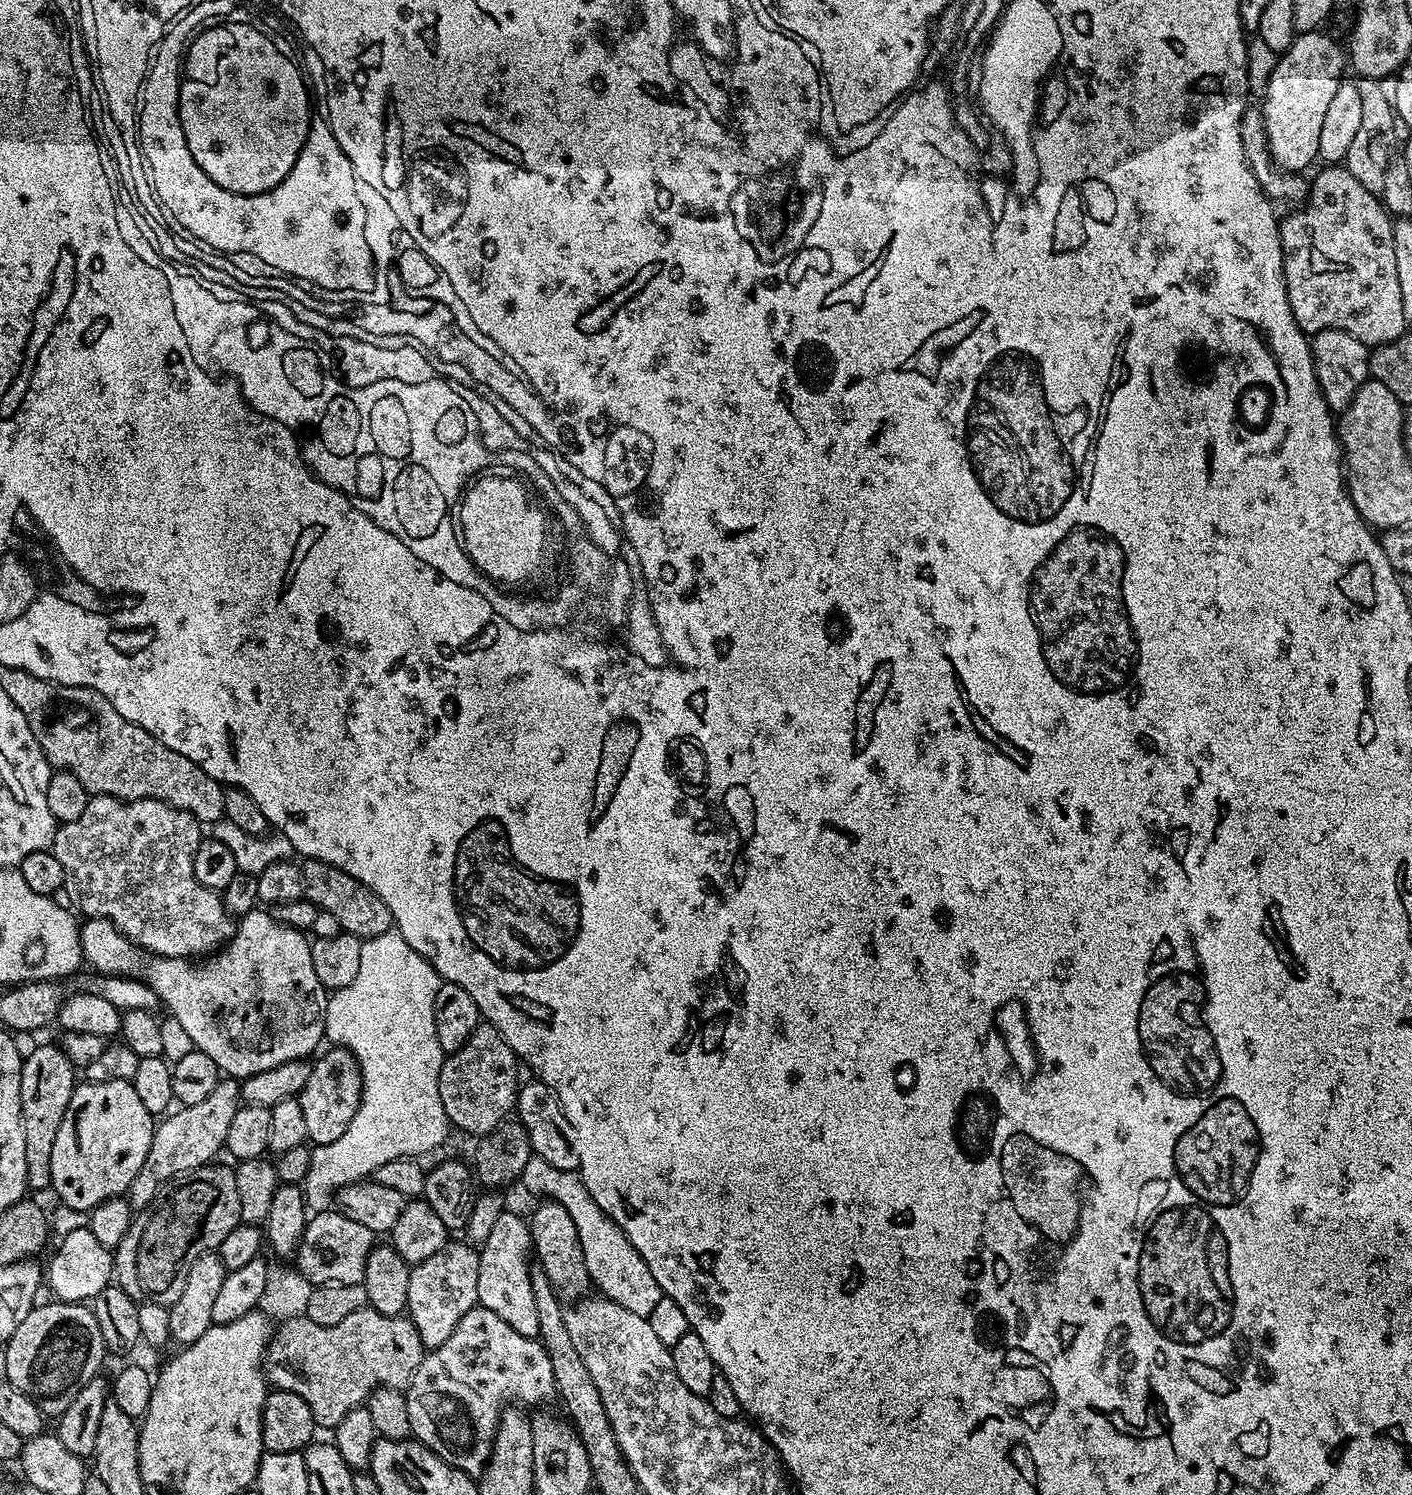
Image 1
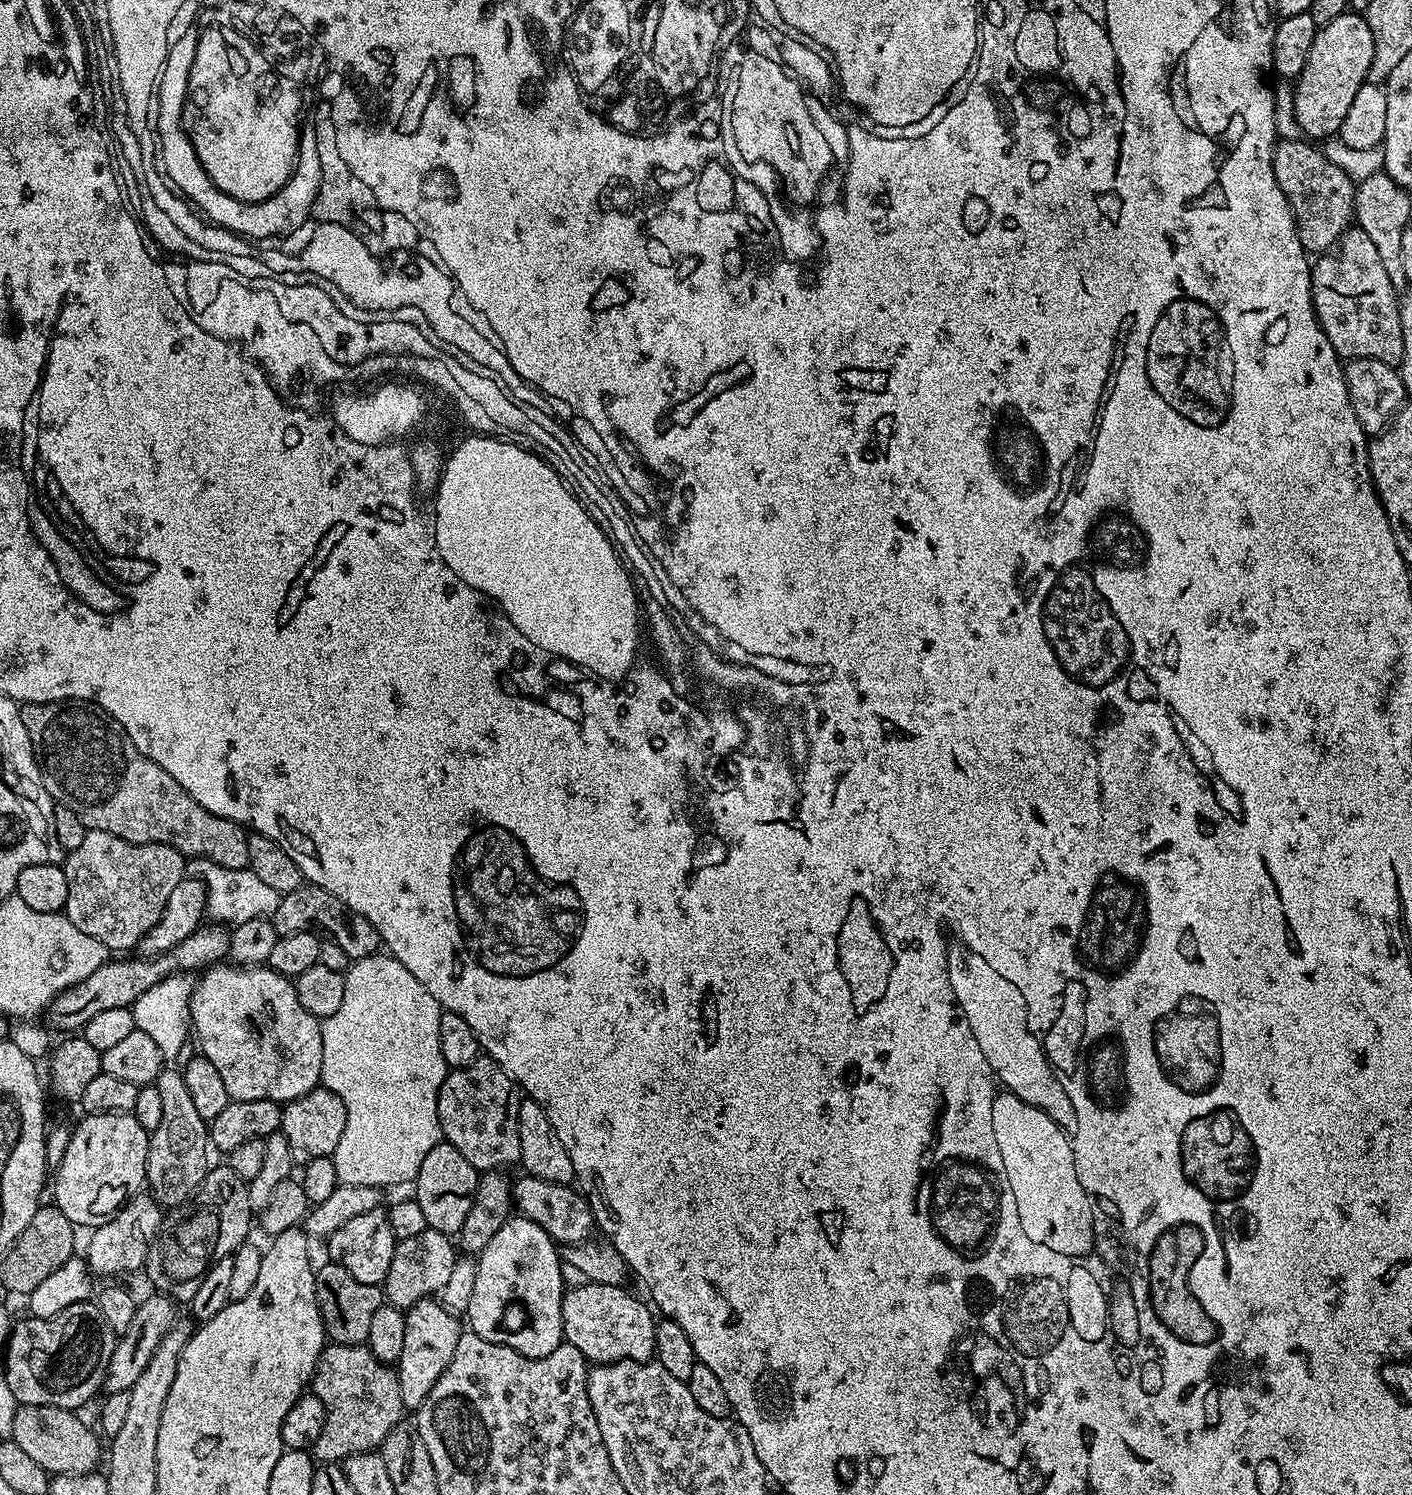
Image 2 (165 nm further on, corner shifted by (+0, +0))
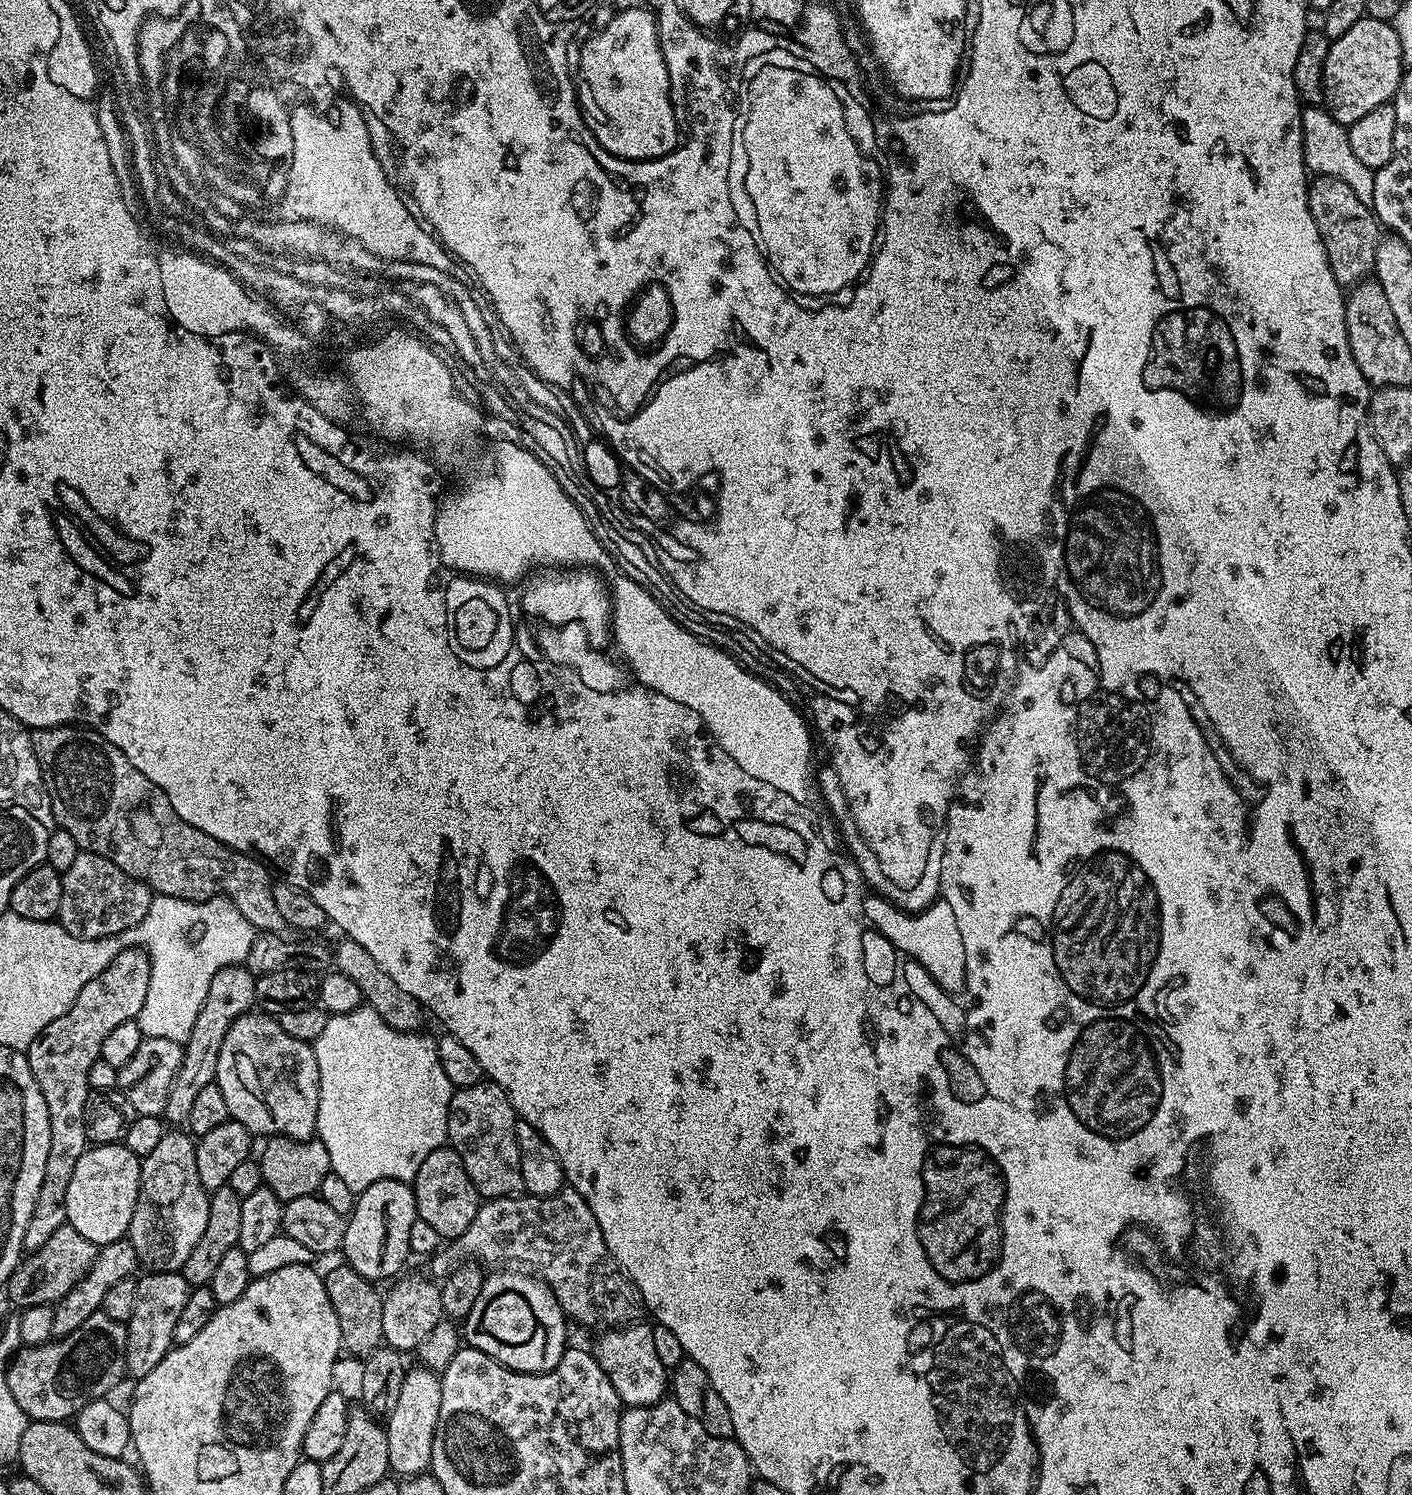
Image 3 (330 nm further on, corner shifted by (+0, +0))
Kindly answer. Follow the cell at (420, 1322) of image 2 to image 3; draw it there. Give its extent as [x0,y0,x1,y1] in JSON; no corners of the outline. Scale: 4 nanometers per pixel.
[386,1367,442,1477]

